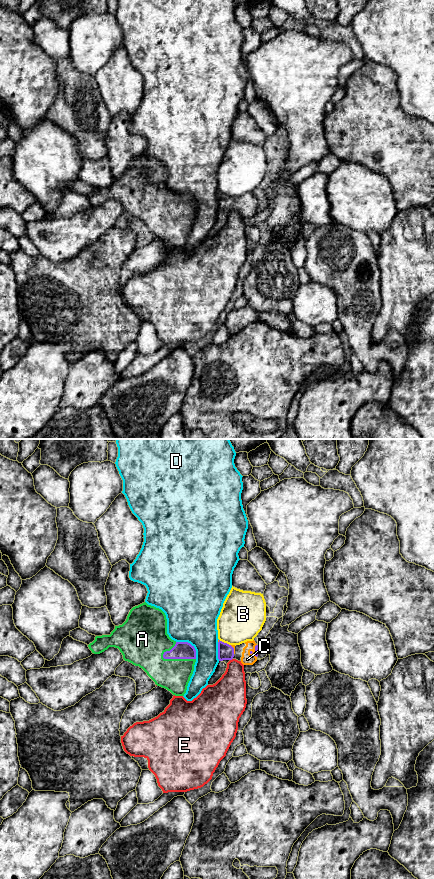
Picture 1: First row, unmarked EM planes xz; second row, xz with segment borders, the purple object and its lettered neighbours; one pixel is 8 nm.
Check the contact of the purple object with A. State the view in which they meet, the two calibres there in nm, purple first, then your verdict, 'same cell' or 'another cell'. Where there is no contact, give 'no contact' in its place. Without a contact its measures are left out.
contact in xz; calibres 140 and 260 nm; same cell

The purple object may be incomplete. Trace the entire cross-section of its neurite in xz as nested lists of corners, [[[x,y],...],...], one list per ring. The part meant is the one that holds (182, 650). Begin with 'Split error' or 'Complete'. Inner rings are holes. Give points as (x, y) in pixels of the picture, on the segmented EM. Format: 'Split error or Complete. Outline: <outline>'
Split error. Outline: [[[146,602],[133,607],[122,625],[115,626],[110,635],[96,636],[88,647],[94,654],[100,654],[109,647],[118,648],[125,661],[142,668],[157,686],[175,696],[184,696],[186,693],[196,662],[194,646],[172,640],[167,634],[165,613]]]

